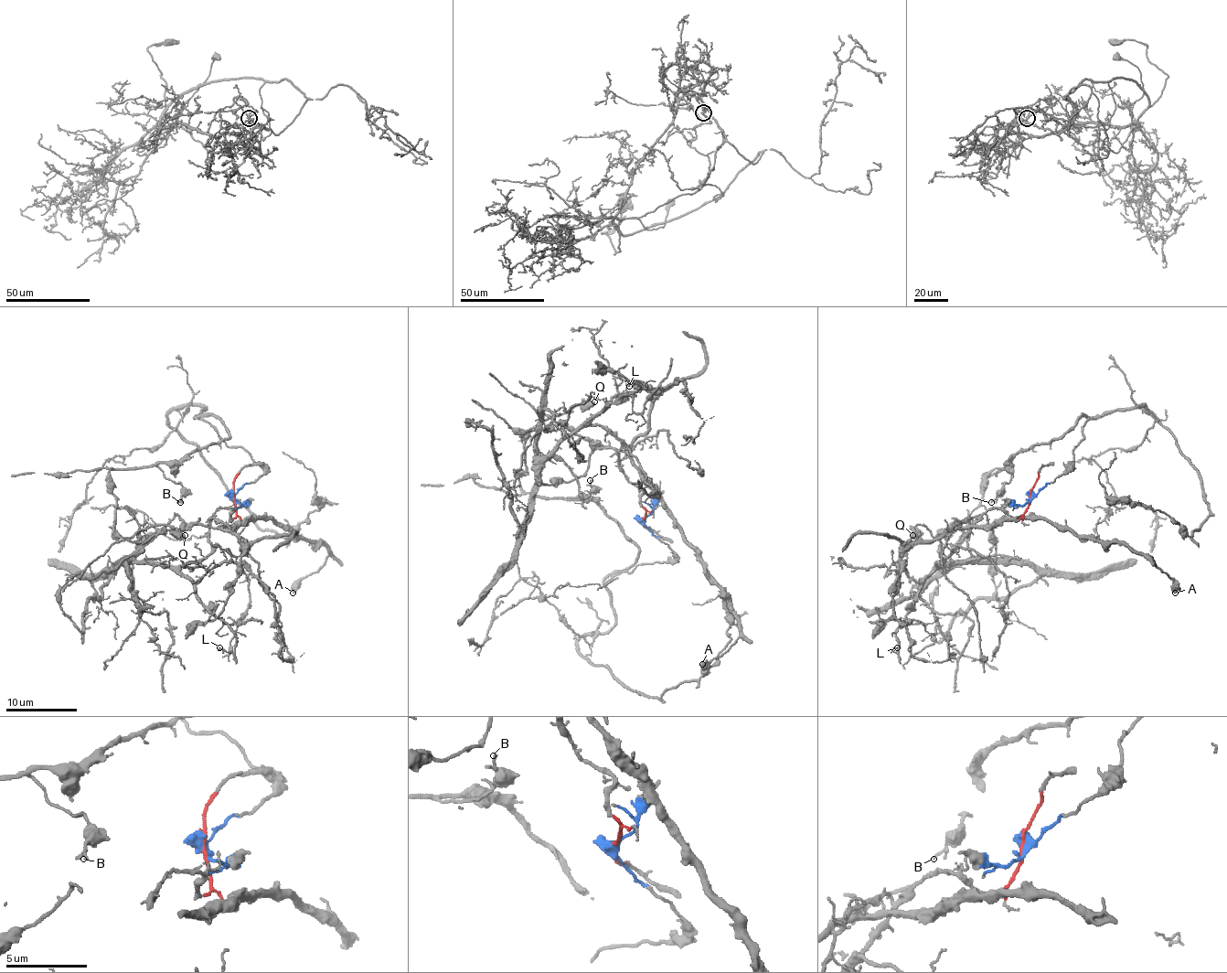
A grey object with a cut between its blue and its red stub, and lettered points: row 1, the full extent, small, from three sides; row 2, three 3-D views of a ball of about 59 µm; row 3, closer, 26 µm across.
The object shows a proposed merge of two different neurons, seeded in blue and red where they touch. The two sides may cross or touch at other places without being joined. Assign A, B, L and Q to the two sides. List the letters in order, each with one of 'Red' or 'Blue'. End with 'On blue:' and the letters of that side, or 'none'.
A: Red
B: Blue
L: Red
Q: Blue
On blue: B, Q

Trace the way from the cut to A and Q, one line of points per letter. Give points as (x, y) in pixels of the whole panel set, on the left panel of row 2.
A: (233, 497), (235, 516), (219, 509), (210, 519), (219, 525), (271, 519), (330, 552), (293, 593)
Q: (233, 497), (264, 468), (201, 416), (216, 416), (228, 437), (112, 468), (121, 538), (158, 525), (185, 536)

